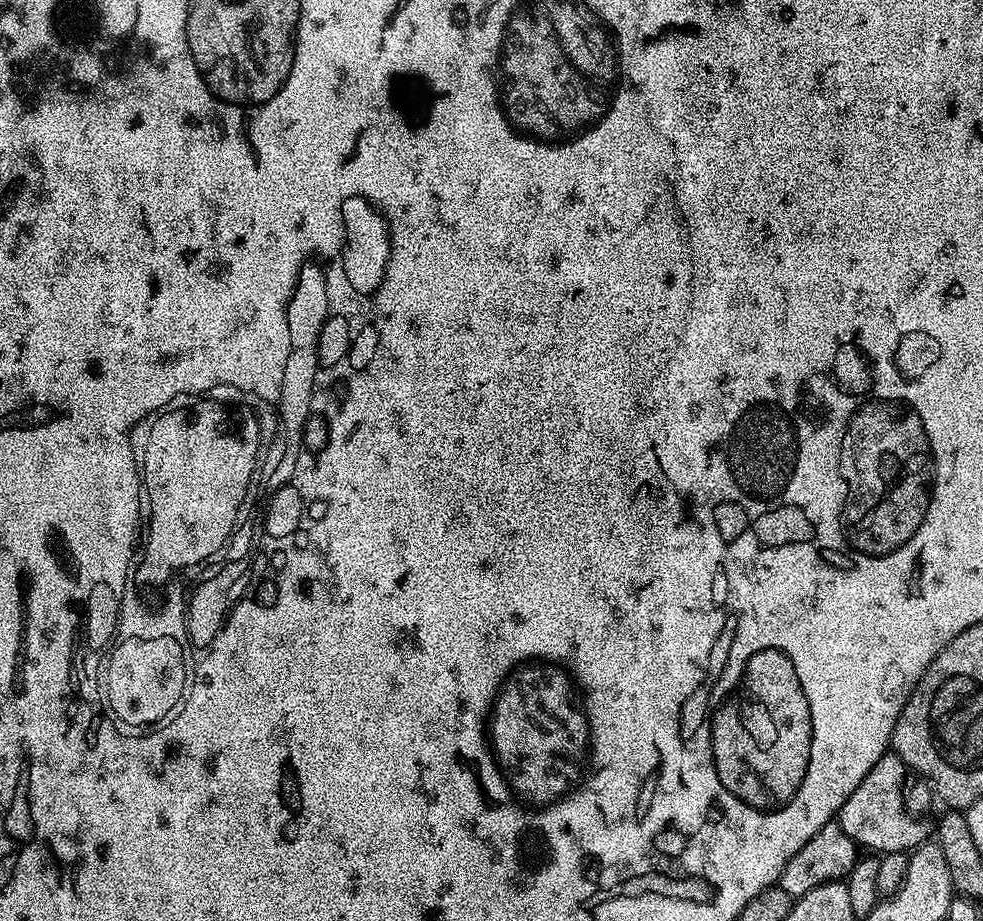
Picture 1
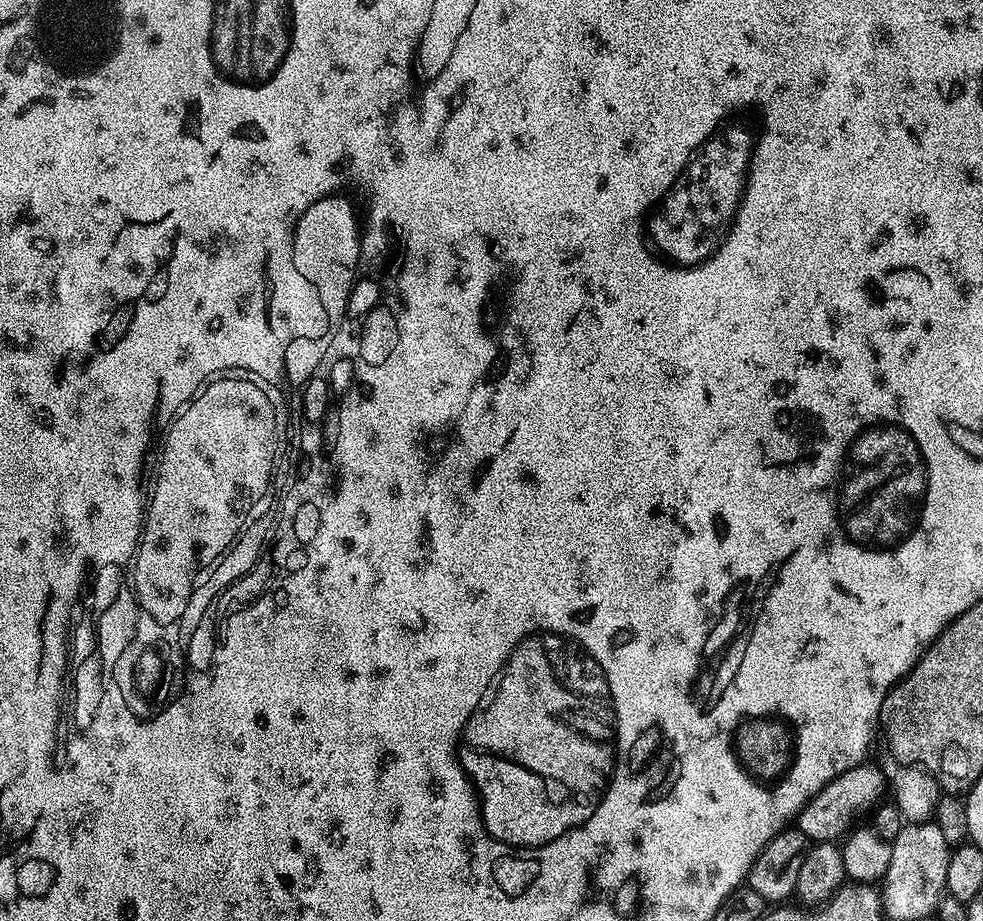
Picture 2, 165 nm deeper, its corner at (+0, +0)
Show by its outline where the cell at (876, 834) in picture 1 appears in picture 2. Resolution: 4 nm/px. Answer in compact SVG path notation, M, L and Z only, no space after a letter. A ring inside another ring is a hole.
M865 762L845 774L840 774L831 780L806 804L796 817L796 826L805 837L813 843L833 843L845 837L860 816L867 814L879 805L883 792L887 791L887 775L873 762Z

